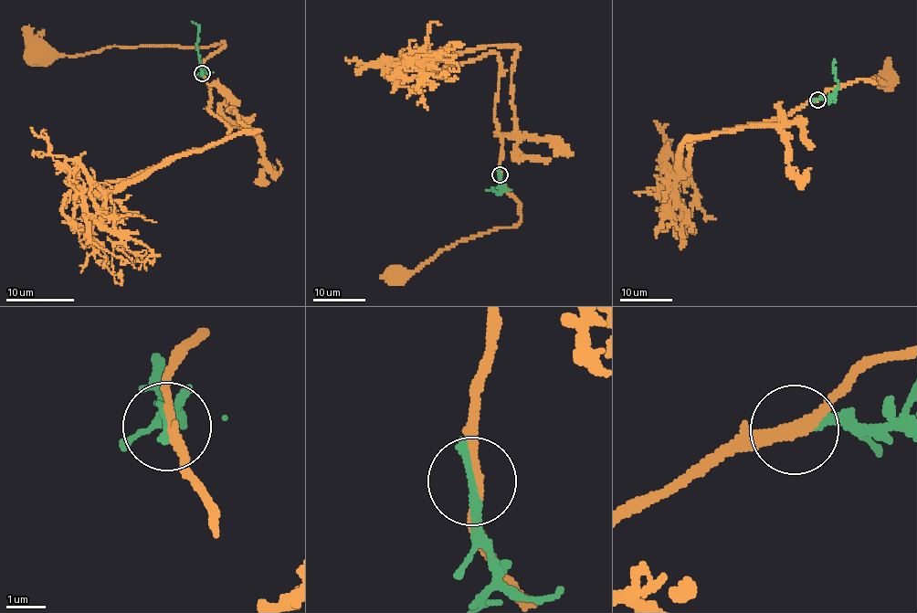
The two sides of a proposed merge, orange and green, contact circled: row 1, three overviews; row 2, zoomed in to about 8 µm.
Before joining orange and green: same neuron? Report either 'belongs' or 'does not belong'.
does not belong

